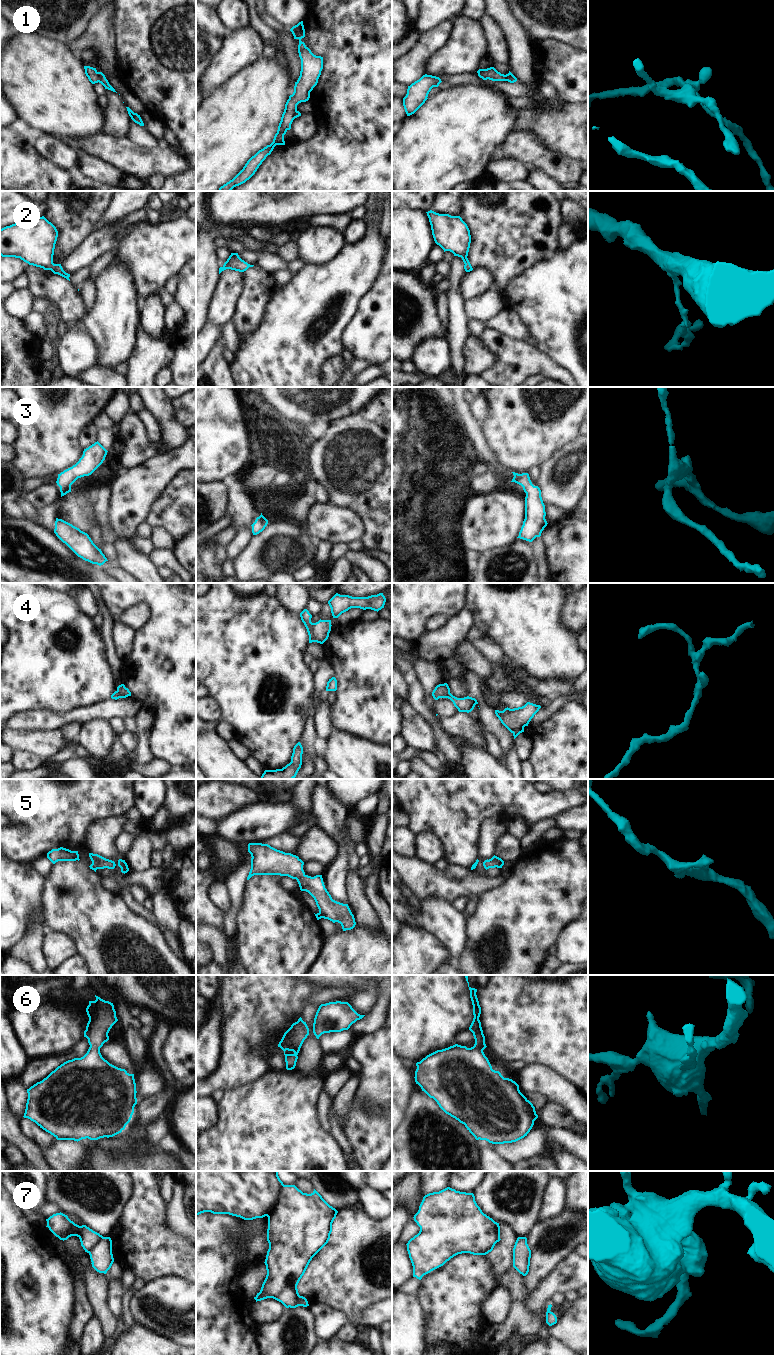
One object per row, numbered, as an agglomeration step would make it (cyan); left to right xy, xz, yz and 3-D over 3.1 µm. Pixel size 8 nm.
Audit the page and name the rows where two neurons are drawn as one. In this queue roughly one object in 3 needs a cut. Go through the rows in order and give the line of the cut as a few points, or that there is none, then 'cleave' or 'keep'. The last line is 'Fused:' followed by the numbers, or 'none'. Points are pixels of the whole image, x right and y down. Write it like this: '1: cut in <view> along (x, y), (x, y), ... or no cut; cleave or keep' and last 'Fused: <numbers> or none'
1: cut in xy along (97, 72), (99, 81); cleave
2: no cut; keep
3: no cut; keep
4: cut in xz along (312, 623), (312, 637), (316, 641); cleave
5: no cut; keep
6: no cut; keep
7: cut in xy along (104, 1237), (89, 1254); cleave
Fused: 1, 4, 7

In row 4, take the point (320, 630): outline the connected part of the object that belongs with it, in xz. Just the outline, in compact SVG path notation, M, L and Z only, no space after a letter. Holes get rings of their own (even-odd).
M319 620L312 625L312 636L317 643L323 644L331 631L331 620Z

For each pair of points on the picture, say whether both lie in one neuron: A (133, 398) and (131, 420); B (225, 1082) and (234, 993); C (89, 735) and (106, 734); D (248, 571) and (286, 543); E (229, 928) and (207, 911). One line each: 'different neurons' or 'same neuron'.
A: different neurons
B: same neuron
C: same neuron
D: same neuron
E: different neurons

